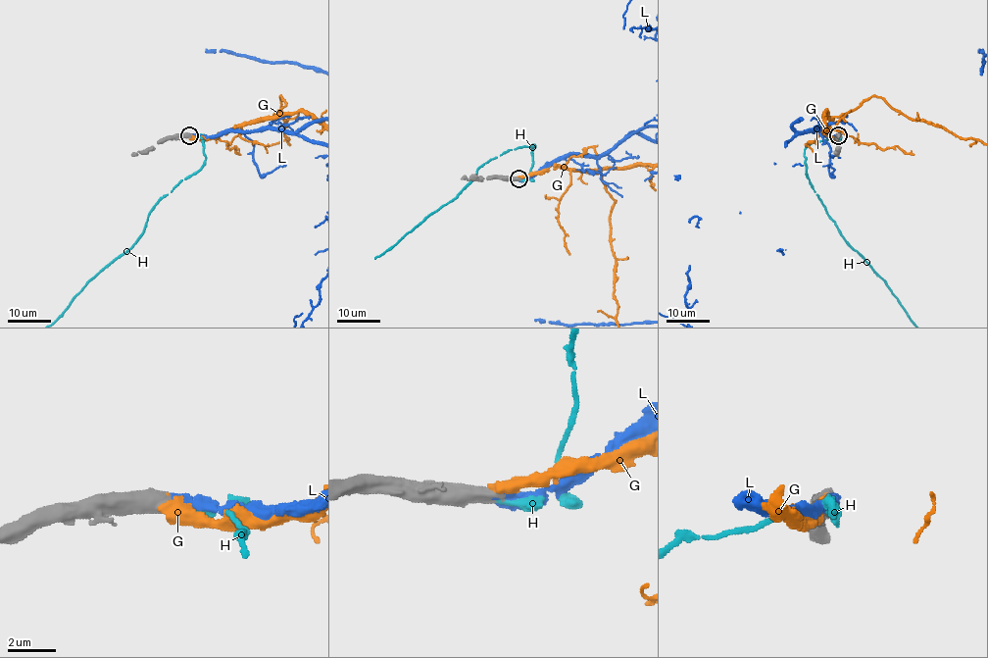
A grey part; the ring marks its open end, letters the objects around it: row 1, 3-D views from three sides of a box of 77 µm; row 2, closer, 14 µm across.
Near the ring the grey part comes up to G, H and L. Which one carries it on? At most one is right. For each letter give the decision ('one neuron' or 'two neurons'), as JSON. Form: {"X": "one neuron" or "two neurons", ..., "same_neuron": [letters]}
{"G": "two neurons", "H": "two neurons", "L": "one neuron", "same_neuron": ["L"]}

